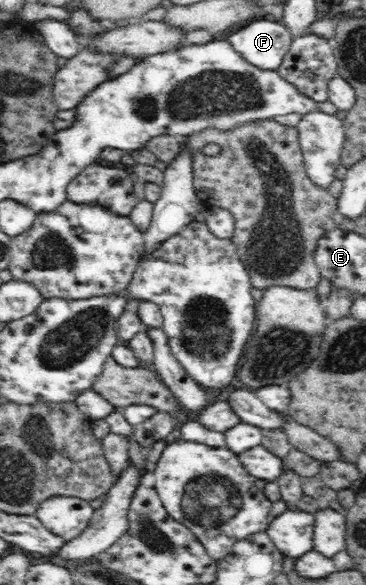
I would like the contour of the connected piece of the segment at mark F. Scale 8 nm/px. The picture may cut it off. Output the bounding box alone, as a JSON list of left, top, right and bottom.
[227,17,294,69]

